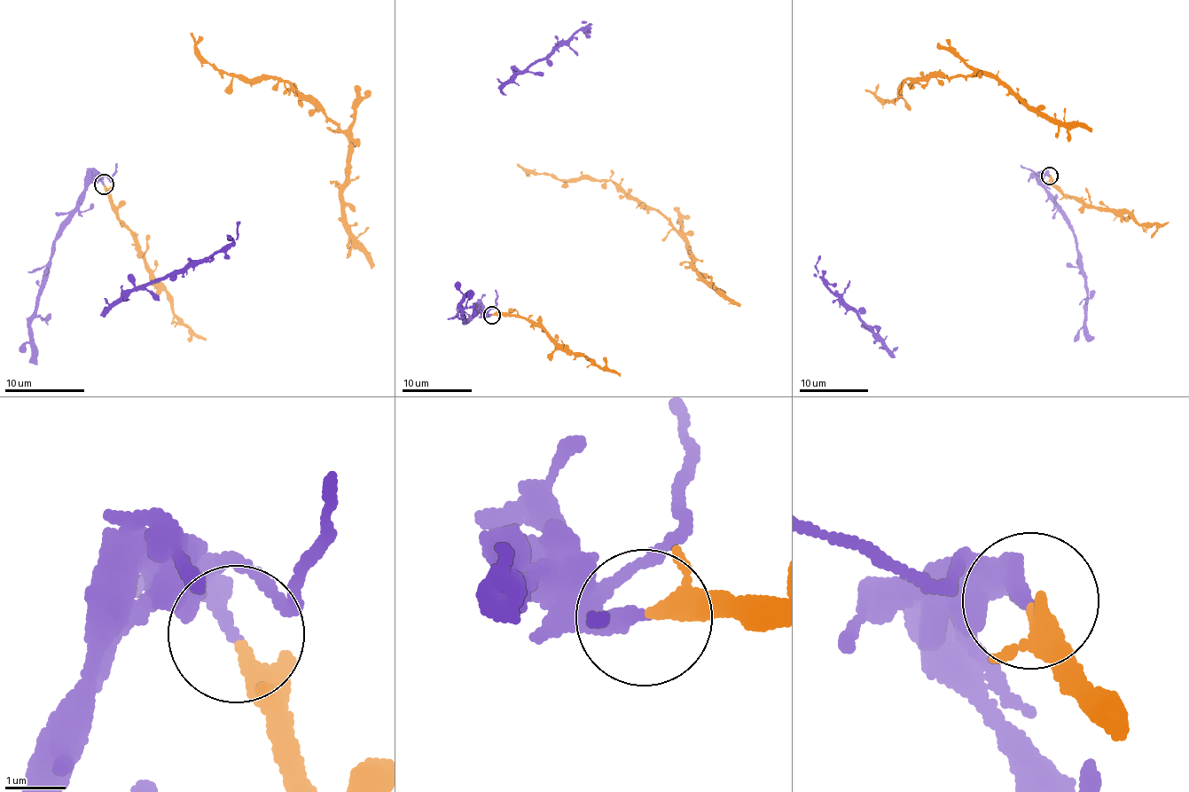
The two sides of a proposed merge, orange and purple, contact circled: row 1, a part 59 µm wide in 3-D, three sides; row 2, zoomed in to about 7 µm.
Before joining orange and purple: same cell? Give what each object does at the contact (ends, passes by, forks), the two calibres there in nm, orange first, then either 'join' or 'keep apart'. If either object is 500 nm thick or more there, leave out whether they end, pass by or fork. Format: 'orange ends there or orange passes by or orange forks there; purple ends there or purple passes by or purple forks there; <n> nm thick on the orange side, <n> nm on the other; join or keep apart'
orange passes by; purple ends there; 240 nm thick on the orange side, 280 nm on the other; keep apart

